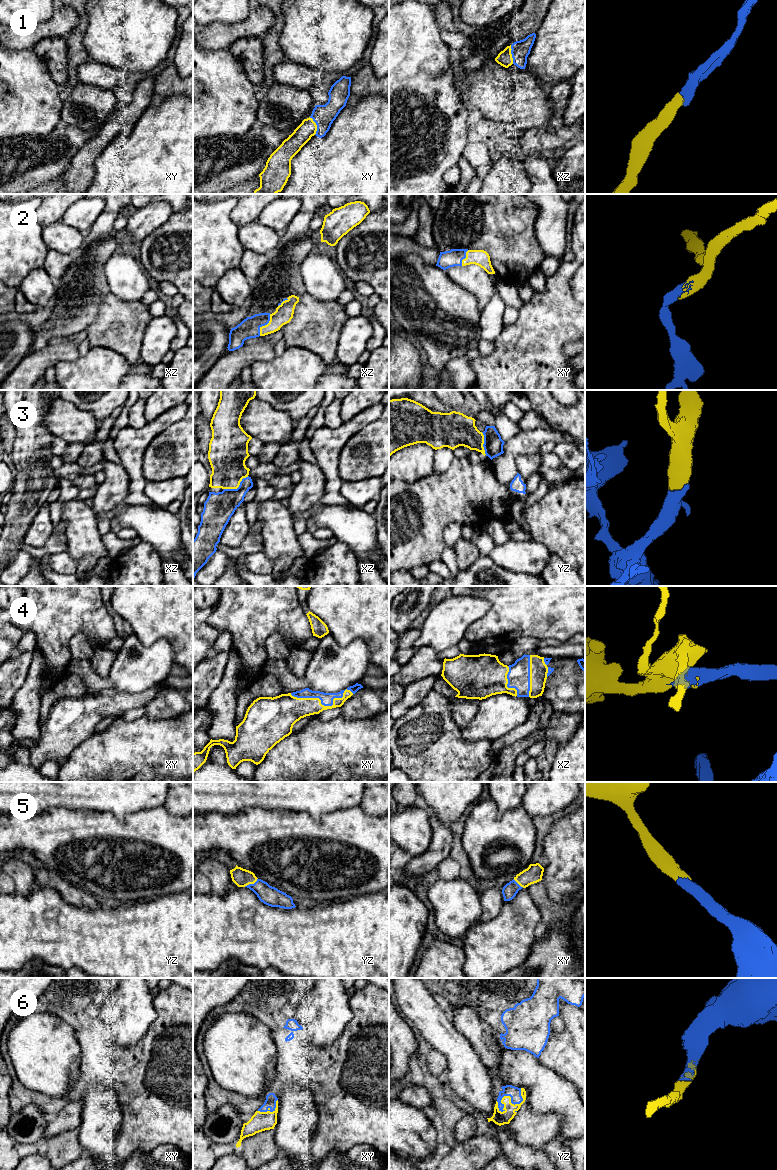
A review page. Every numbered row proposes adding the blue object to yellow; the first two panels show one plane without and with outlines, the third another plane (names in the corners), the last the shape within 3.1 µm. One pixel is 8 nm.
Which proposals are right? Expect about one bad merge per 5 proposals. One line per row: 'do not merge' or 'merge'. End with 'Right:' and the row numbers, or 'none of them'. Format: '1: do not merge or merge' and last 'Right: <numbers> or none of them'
1: merge
2: merge
3: merge
4: merge
5: merge
6: merge
Right: 1, 2, 3, 4, 5, 6

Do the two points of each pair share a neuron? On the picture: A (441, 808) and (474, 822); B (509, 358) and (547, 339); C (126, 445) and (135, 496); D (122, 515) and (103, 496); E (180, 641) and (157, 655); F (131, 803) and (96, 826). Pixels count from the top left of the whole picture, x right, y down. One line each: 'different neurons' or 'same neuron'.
A: different neurons
B: same neuron
C: same neuron
D: different neurons
E: different neurons
F: same neuron

